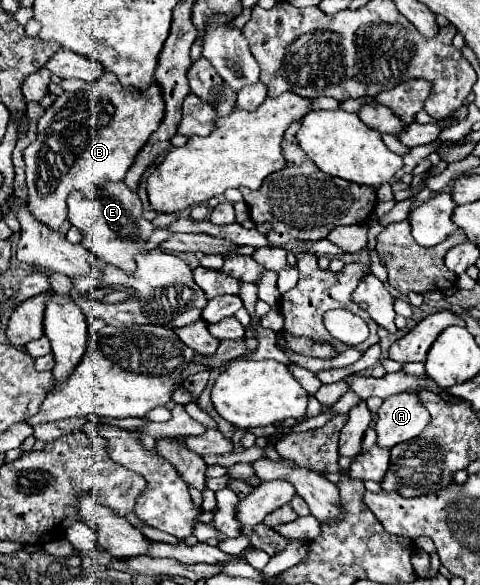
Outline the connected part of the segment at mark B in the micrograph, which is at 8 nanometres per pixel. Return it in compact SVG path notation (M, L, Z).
M103 74L97 82L79 92L63 92L37 122L37 140L23 150L27 168L29 208L53 230L67 220L67 196L73 190L93 196L93 190L107 180L123 180L137 152L159 128L165 116L161 88L153 82L145 92L121 86L117 76Z

